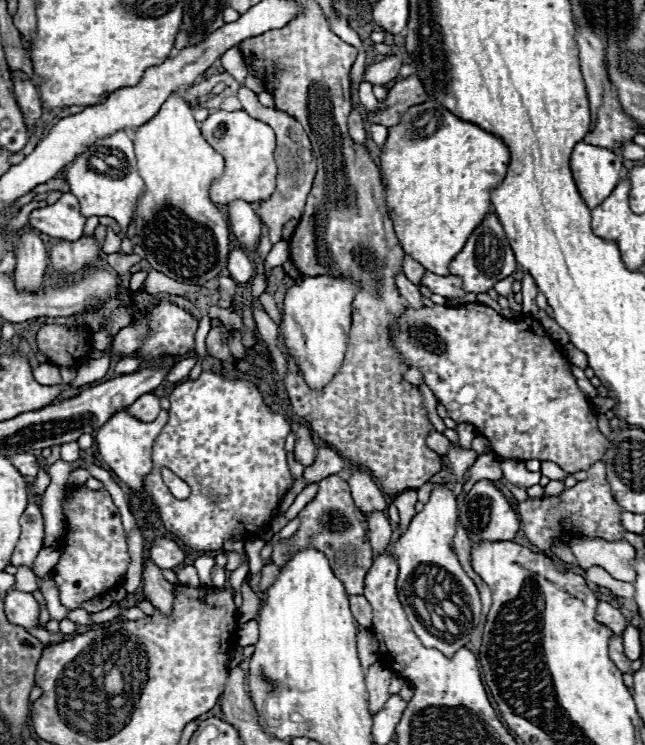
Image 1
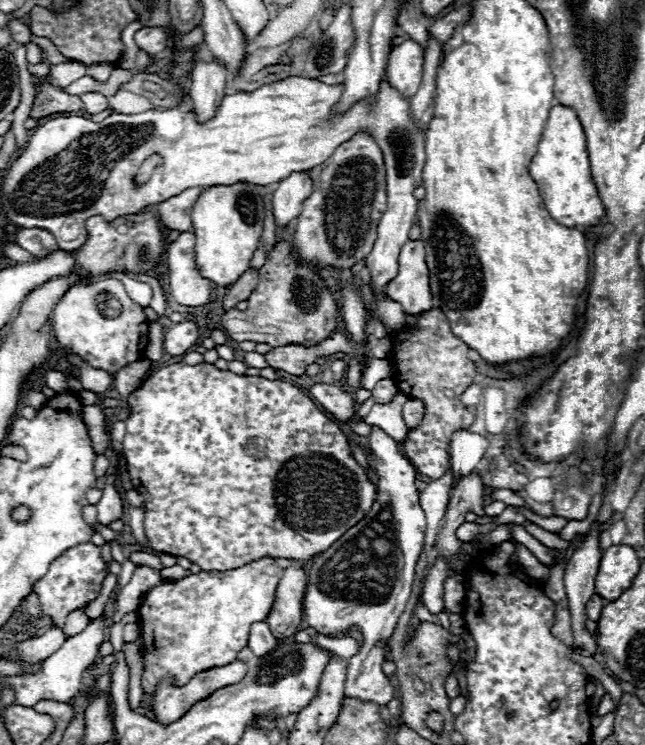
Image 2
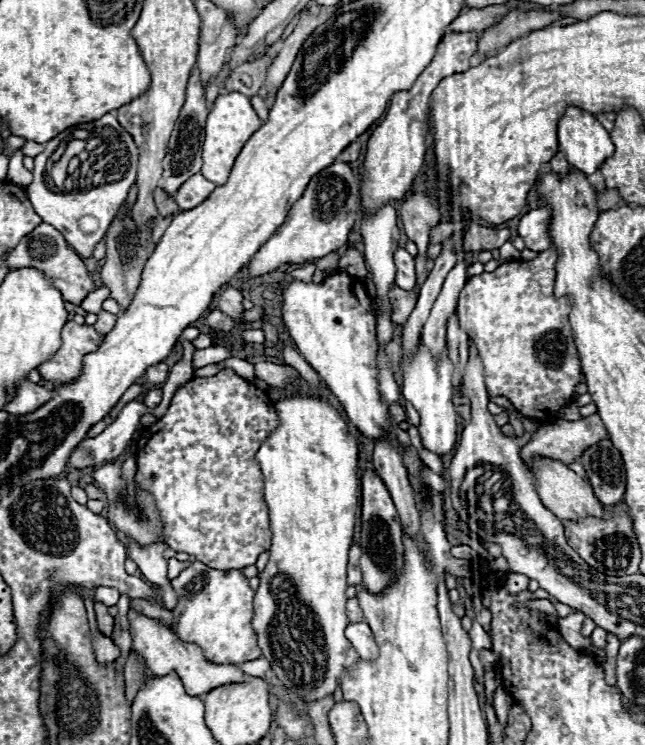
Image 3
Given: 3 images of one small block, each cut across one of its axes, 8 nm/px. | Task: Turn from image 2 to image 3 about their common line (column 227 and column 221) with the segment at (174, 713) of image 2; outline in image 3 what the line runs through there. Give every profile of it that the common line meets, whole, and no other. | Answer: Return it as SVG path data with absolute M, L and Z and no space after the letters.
M132 610L128 612L128 620L132 624L132 636L134 636L132 648L138 650L138 654L146 662L148 670L152 674L156 674L156 676L164 676L164 674L176 672L190 696L206 694L208 690L214 690L216 686L226 686L228 682L248 682L248 676L236 664L214 664L214 662L208 662L202 656L202 650L196 644L180 642L176 638L176 634L168 626L160 624L160 620L146 618L146 616L142 616L138 612L132 612Z

